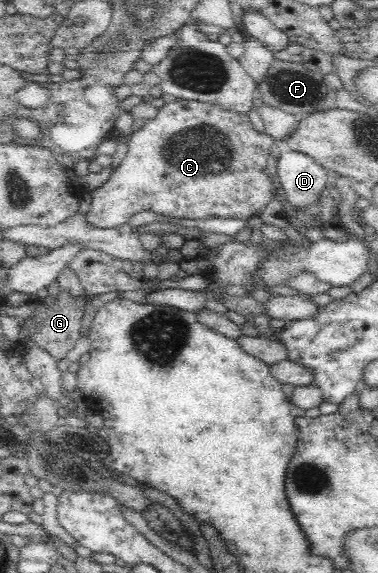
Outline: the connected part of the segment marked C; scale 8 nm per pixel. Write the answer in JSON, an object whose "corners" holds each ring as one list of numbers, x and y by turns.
{"corners":[[177,99,171,101,165,106,160,107,157,115,146,120,143,127,137,131,133,131,129,140,129,151,123,161,116,167,115,171,110,175,109,179,102,183,99,187,91,190,92,204,89,208,89,212,86,213,86,220,93,226,99,228,115,228,127,224,127,221,135,213,140,211,153,211,158,214,162,214,170,217,179,217,185,219,207,219,207,218,231,218,243,220,245,223,253,217,256,213,263,211,267,204,274,198,277,188,277,182,273,181,264,169,267,165,267,160,271,156,271,145,275,139,271,137,264,129,262,131,257,130,255,125,252,124,249,114,239,113,232,109,219,106,219,104,211,104,211,102,201,102,199,100,187,100]]}

